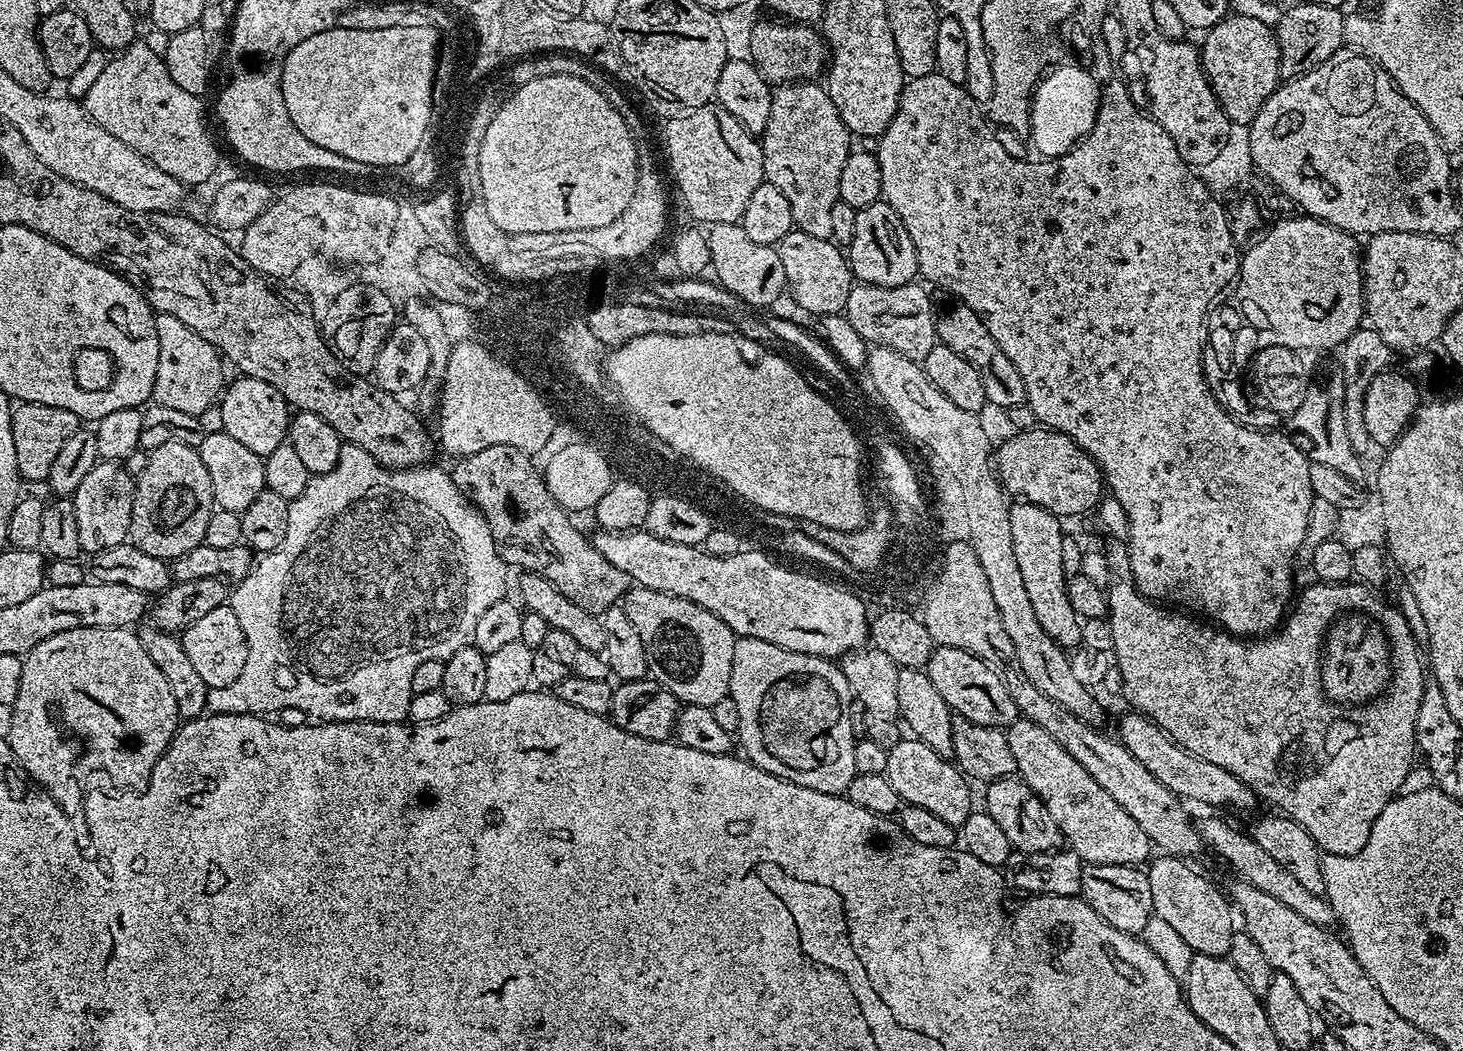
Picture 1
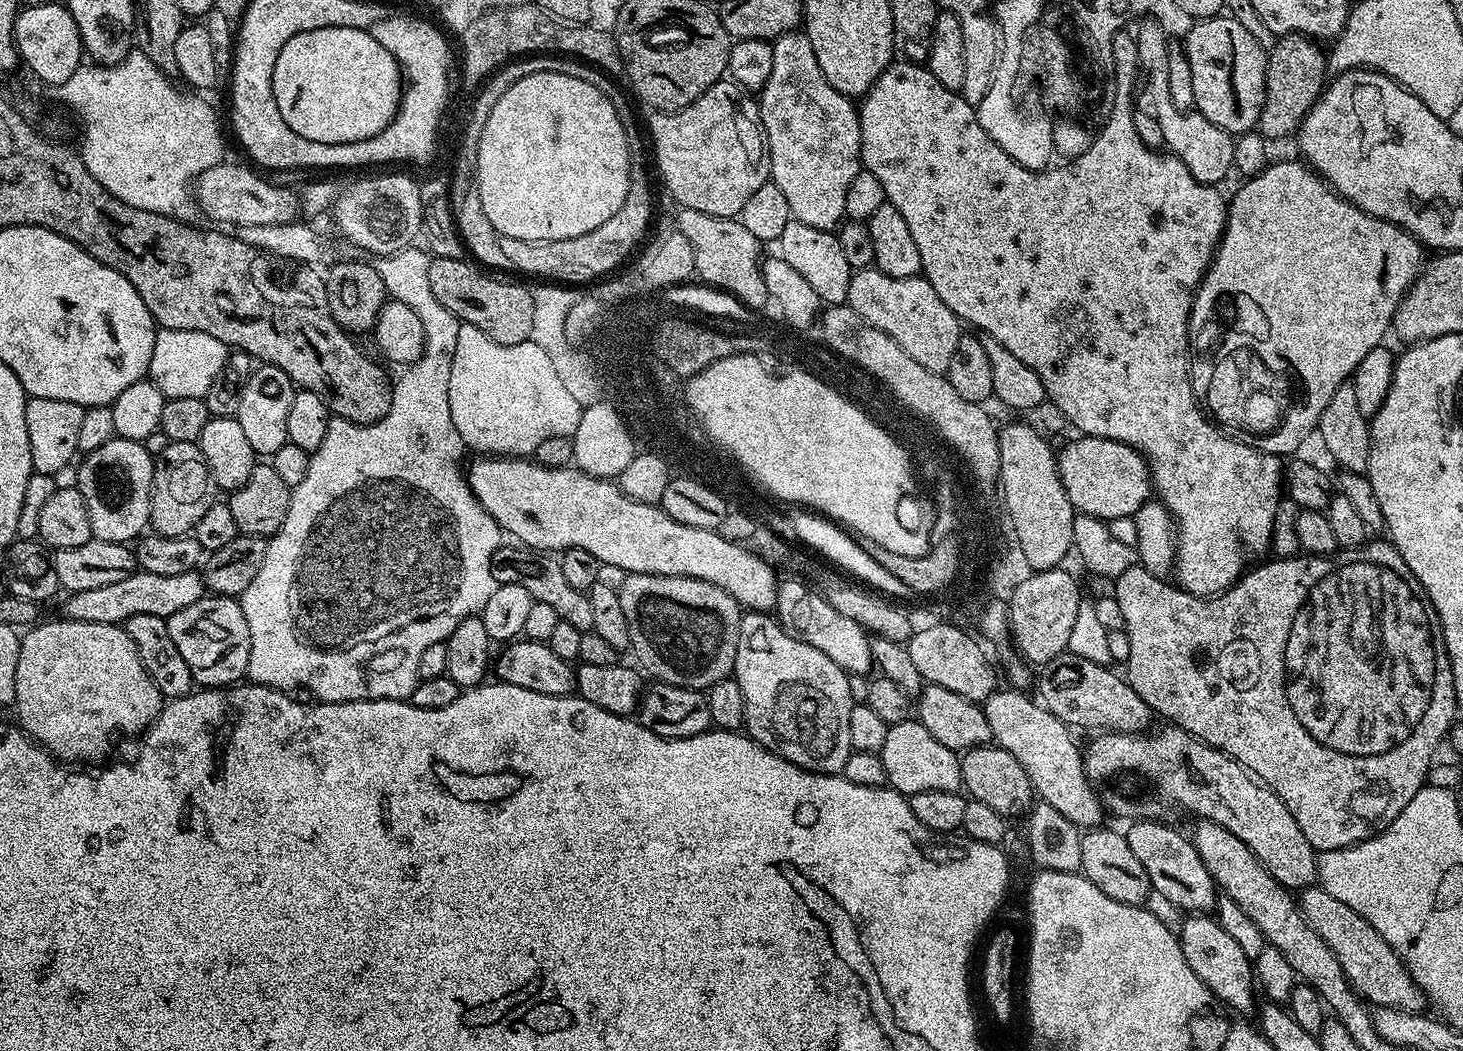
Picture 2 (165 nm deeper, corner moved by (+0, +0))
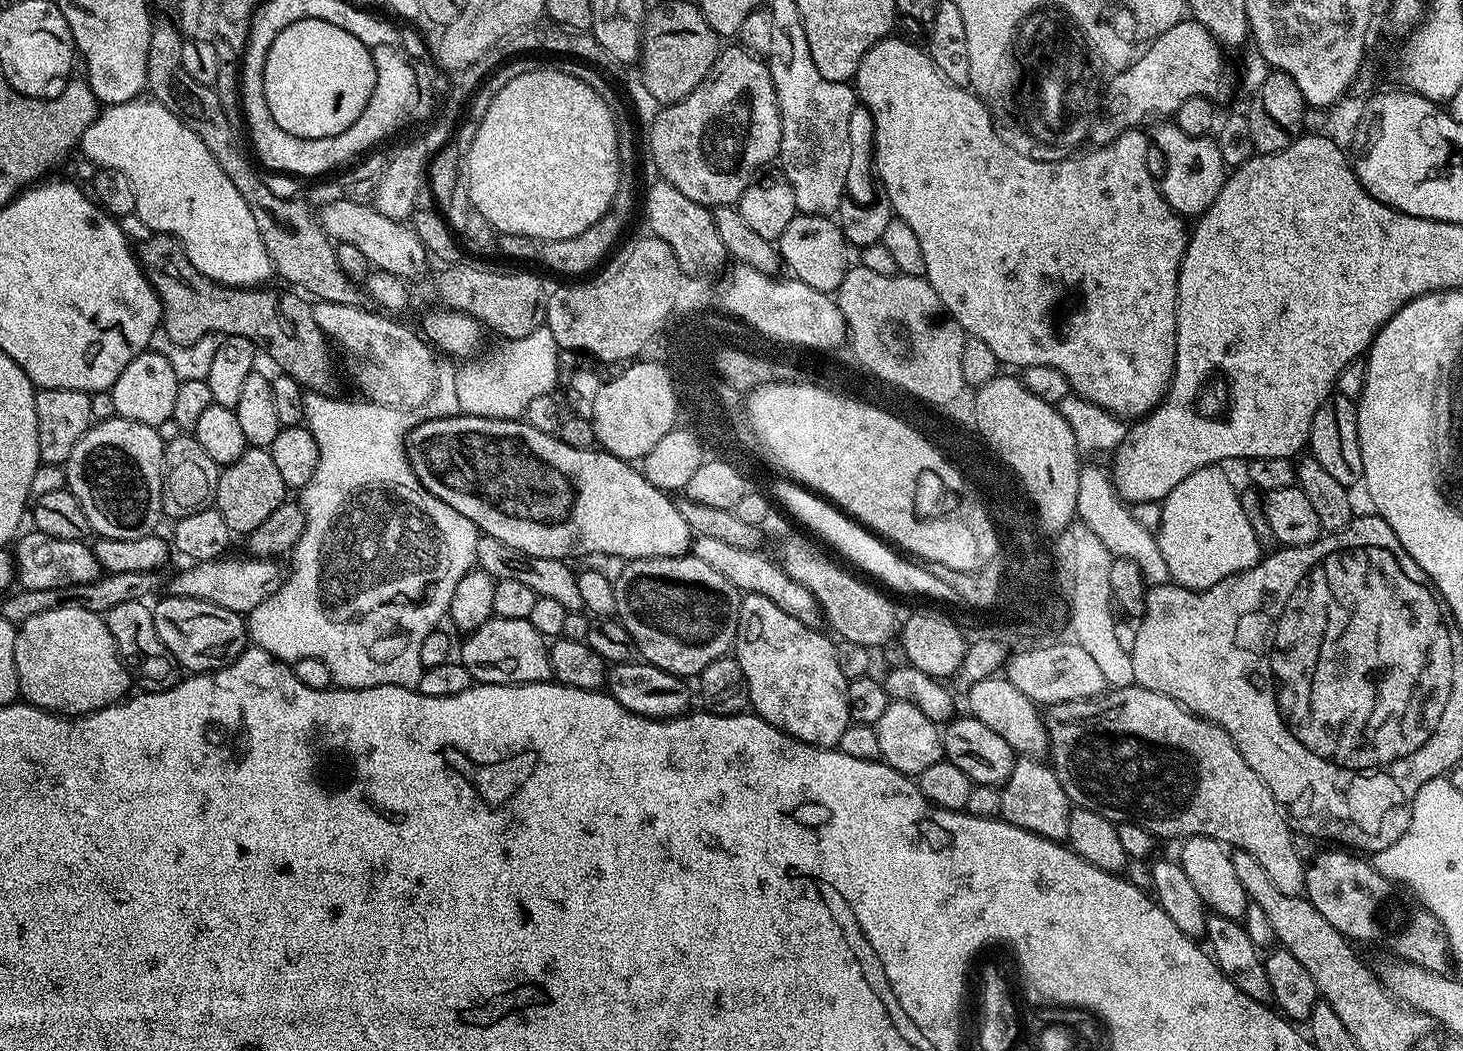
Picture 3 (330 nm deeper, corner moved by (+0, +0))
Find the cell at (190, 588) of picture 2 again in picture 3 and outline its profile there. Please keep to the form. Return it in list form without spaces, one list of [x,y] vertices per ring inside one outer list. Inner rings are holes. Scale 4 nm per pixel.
[[[221,558],[219,560],[197,560],[189,563],[189,568],[184,568],[168,584],[167,591],[173,596],[189,596],[199,600],[209,600],[223,608],[229,608],[231,612],[247,614],[252,608],[261,604],[271,592],[275,592],[282,583],[282,571],[275,559],[261,560],[259,558],[243,558],[244,560],[228,560]]]

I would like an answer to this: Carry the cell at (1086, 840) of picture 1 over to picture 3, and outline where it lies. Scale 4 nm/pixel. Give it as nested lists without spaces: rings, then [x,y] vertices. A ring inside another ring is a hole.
[[[1003,675],[987,676],[984,680],[974,680],[967,685],[967,711],[978,722],[990,726],[994,734],[1002,734],[1010,742],[1013,752],[1024,758],[1044,758],[1049,755],[1048,726],[1041,709],[1018,686],[1014,686]]]

